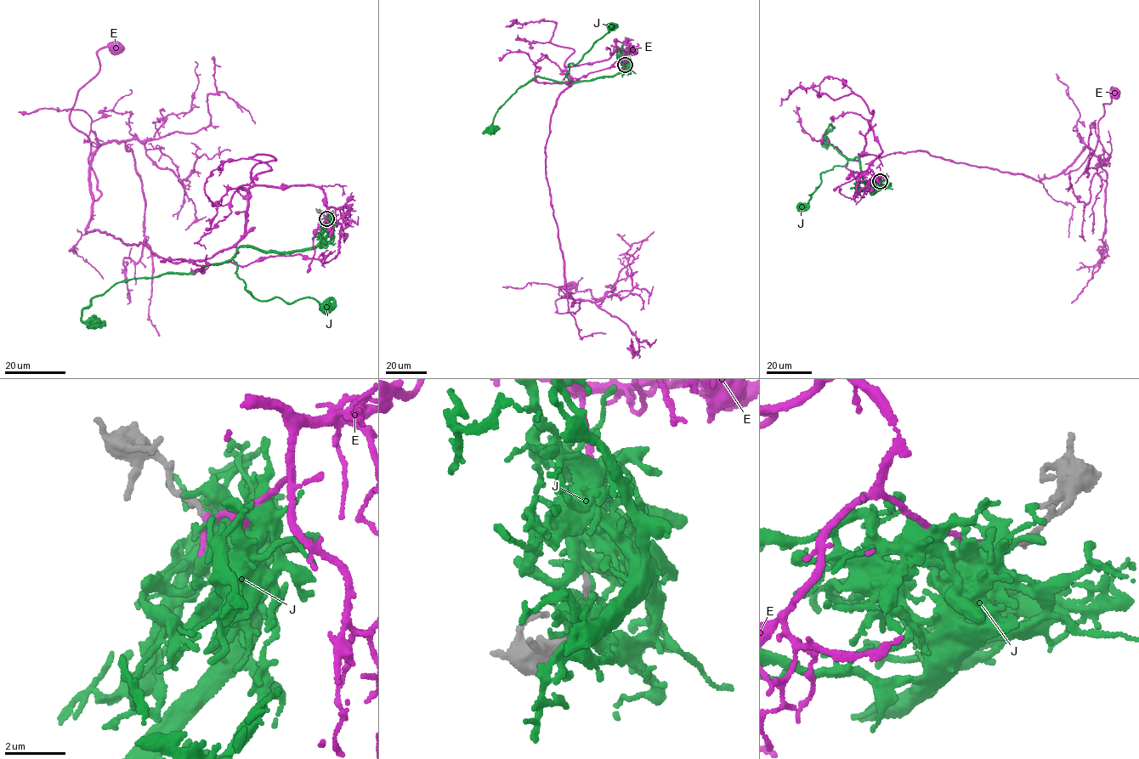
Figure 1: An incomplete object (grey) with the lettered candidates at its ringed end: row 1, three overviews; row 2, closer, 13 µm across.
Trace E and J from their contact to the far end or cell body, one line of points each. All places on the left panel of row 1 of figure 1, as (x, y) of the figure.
E: (326, 218), (320, 188), (262, 185), (204, 260), (87, 232), (101, 195), (70, 118), (118, 47)
J: (326, 218), (331, 229), (314, 246), (277, 253), (240, 246), (232, 258), (259, 300), (307, 297), (325, 307)

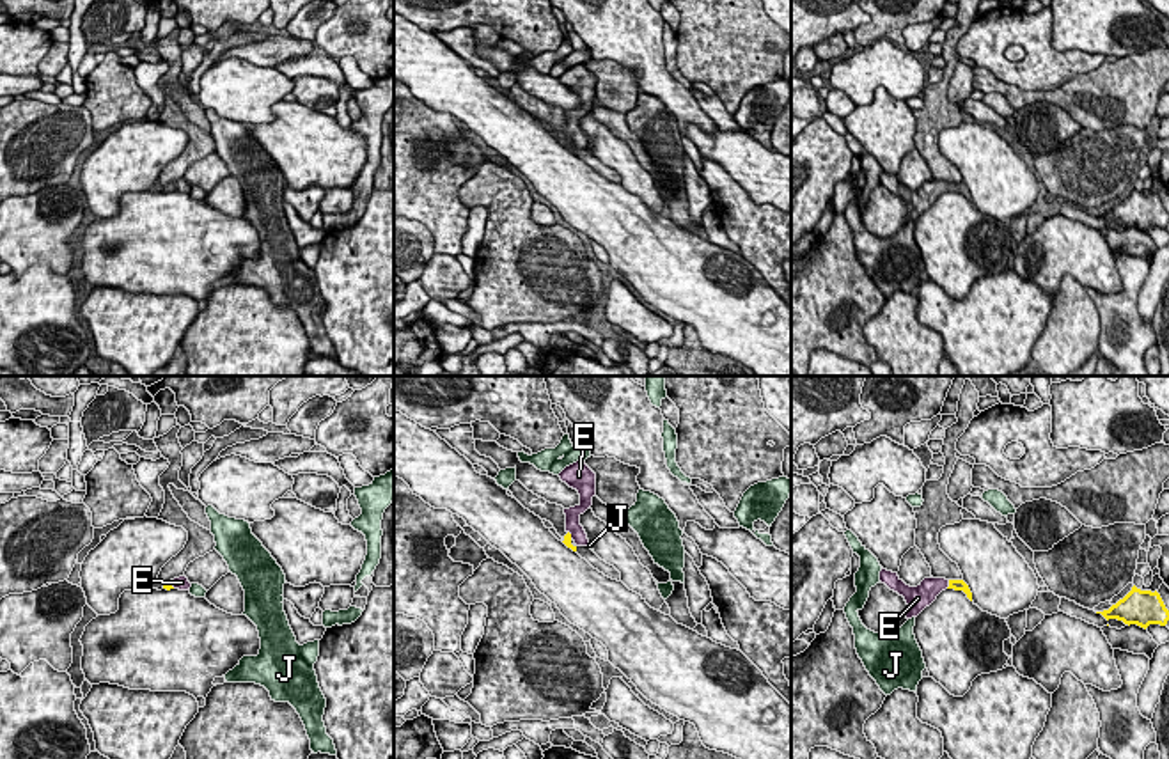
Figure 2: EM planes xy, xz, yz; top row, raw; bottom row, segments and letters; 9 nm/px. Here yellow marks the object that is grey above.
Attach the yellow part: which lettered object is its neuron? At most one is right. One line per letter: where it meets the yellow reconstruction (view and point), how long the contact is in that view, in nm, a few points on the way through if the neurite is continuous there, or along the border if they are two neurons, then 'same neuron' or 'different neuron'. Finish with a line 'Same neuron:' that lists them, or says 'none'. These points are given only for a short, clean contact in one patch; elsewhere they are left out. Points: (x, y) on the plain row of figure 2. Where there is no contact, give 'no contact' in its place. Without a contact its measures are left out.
E: contact yz (949, 187); length 90 nm; way yz (953, 187), (949, 187), (937, 187), (925, 197); same neuron
J: no contact; different neuron
Same neuron: E

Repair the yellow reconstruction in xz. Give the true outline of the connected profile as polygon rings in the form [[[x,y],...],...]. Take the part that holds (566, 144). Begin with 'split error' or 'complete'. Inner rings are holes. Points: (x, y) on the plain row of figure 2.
split error; [[[577,64],[566,69],[559,80],[580,98],[578,108],[564,112],[568,137],[562,145],[577,154],[578,149],[589,147],[587,137],[580,128],[580,119],[592,108],[592,99],[596,98],[596,76],[585,67],[585,64]]]

